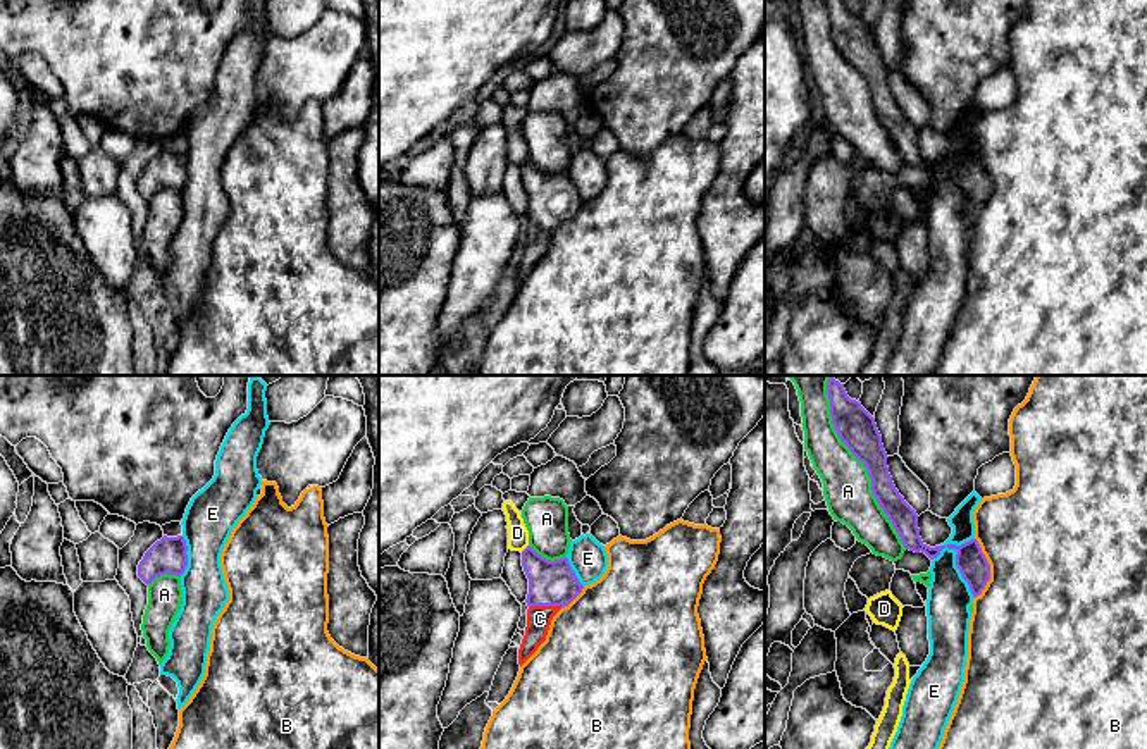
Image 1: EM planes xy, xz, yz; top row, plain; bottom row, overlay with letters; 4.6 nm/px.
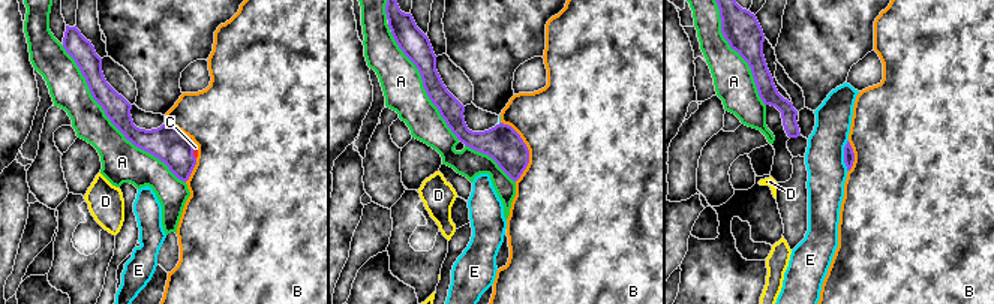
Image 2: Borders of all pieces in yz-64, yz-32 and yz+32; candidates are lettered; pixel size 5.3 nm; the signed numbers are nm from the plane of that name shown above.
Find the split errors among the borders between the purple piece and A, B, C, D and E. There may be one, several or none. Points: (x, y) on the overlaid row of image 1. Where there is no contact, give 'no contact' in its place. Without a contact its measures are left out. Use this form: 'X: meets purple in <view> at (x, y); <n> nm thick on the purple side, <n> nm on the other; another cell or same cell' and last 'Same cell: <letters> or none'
A: meets purple in yz at (861, 460); 180 nm thick on the purple side, 220 nm on the other; another cell
B: meets purple in yz at (989, 569); 140 nm thick on the purple side, 500 nm on the other; another cell
C: meets purple in xz at (545, 605); 200 nm thick on the purple side, 110 nm on the other; same cell
D: meets purple in xz at (526, 548); 200 nm thick on the purple side, 100 nm on the other; another cell
E: meets purple in yz at (956, 565); 140 nm thick on the purple side, 200 nm on the other; another cell
Same cell: C

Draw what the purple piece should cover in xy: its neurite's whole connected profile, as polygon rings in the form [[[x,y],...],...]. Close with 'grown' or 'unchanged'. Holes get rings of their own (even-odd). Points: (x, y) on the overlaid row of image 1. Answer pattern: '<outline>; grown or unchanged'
[[[183,535],[157,541],[138,565],[138,577],[148,585],[157,577],[170,573],[181,577],[188,566],[188,546]]]; unchanged

